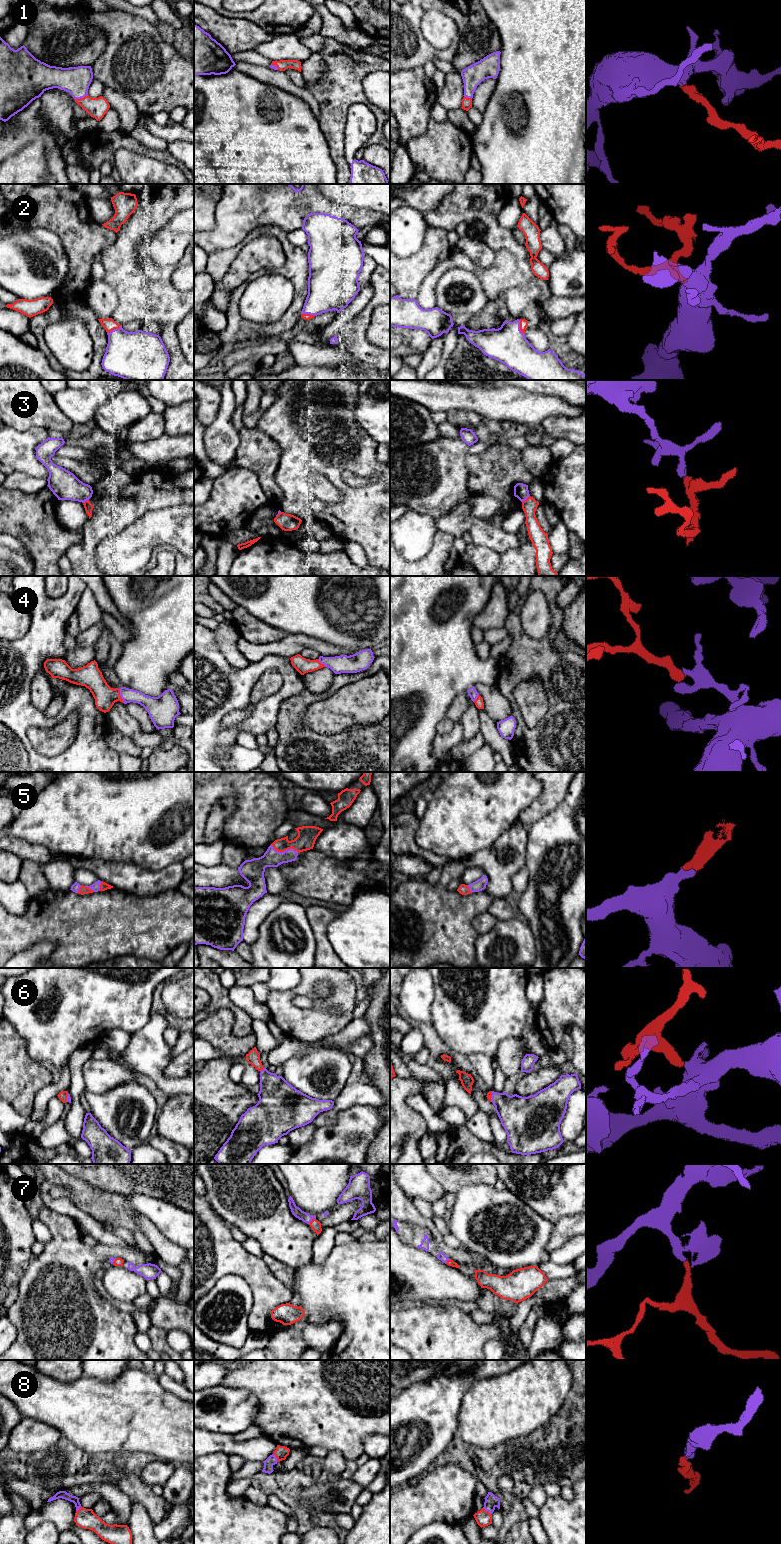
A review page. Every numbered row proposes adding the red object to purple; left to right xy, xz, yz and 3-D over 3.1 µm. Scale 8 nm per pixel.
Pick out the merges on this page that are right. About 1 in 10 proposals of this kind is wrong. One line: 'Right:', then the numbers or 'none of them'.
Right: 1, 2, 4, 5, 6, 7, 8

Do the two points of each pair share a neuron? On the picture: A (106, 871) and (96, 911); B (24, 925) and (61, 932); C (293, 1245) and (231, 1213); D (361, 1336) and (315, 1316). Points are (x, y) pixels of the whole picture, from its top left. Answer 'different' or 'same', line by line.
A: different
B: same
C: same
D: same

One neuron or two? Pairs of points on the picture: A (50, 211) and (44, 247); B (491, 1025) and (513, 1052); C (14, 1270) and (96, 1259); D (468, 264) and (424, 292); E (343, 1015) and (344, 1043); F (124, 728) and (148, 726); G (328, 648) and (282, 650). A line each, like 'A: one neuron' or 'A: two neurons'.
A: two neurons
B: two neurons
C: two neurons
D: one neuron
E: two neurons
F: two neurons
G: one neuron

